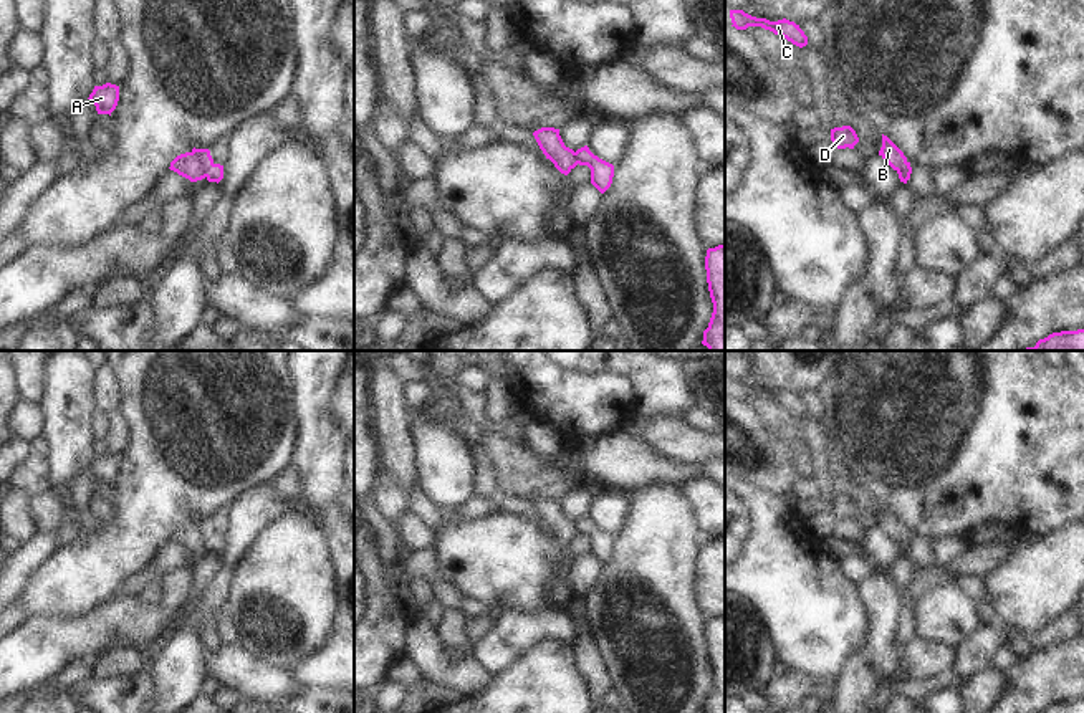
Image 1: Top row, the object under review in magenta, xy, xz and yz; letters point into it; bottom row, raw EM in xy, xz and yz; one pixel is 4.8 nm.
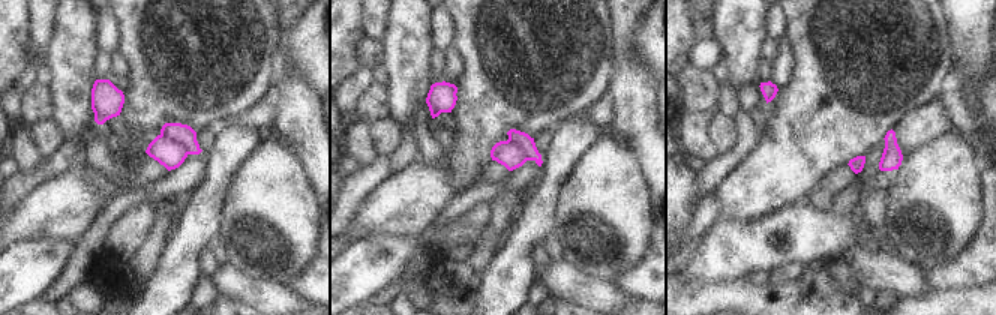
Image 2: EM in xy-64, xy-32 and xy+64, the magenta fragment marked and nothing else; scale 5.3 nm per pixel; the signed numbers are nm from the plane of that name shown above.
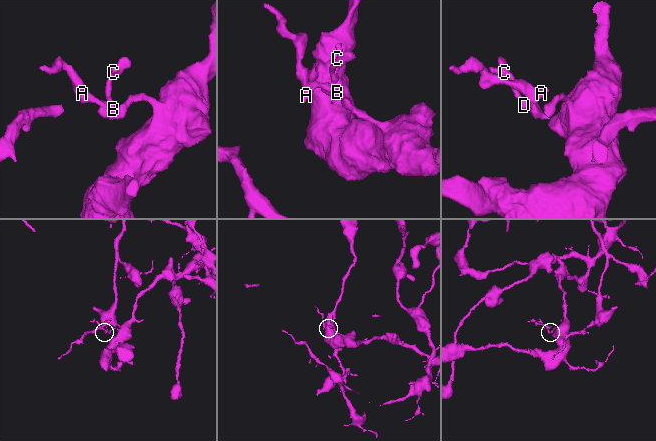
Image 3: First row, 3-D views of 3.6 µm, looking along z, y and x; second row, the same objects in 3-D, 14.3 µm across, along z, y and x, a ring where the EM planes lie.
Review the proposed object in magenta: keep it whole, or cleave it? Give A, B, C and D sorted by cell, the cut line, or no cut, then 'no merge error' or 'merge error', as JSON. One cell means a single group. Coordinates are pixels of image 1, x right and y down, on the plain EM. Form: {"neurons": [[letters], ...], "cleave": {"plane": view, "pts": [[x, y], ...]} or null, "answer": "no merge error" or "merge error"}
{"neurons": [["A", "B"], ["C", "D"]], "cleave": {"plane": "xy", "pts": [[192, 521], [206, 546]]}, "answer": "merge error"}

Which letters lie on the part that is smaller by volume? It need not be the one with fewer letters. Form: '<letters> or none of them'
C, D

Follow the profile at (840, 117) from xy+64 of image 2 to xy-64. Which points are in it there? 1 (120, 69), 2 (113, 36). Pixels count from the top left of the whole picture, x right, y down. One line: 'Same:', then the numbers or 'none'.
Same: none

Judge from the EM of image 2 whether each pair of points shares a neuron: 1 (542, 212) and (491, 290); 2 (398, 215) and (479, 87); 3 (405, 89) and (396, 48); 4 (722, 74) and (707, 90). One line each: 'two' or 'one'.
1: one
2: one
3: one
4: two

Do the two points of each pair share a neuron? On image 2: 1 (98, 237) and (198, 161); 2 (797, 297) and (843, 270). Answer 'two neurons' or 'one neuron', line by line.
1: one neuron
2: two neurons

